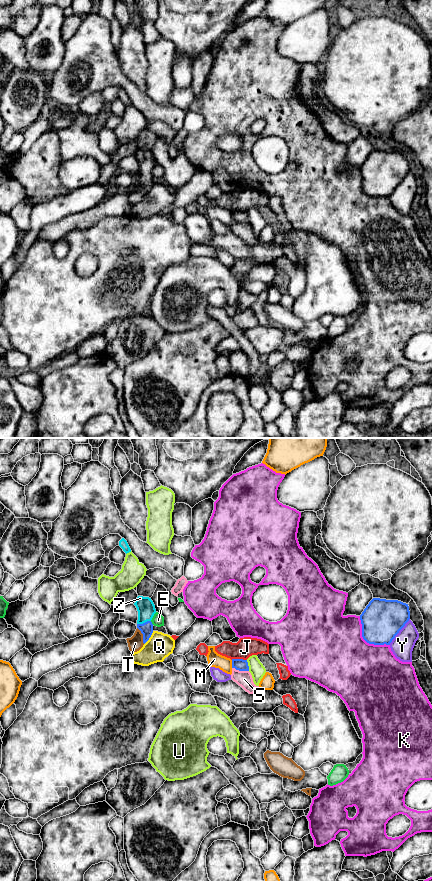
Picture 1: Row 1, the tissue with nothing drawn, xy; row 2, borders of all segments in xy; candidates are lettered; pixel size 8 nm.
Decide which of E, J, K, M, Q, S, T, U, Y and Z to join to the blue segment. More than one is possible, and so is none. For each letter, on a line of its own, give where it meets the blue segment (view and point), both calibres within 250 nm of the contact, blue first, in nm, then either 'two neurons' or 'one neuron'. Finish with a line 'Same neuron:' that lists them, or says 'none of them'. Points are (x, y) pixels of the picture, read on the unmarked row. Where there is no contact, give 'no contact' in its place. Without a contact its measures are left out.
E: meets blue in xy at (151, 175); 100 nm thick on the blue side, 100 nm on the other; two neurons
J: meets blue in xy at (239, 211); 100 nm thick on the blue side, 160 nm on the other; two neurons
K: meets blue in xy at (365, 192); 320 nm thick on the blue side, 500 nm on the other; two neurons
M: meets blue in xy at (232, 216); 100 nm thick on the blue side, 120 nm on the other; two neurons
Q: meets blue in xy at (149, 189); 100 nm thick on the blue side, 200 nm on the other; two neurons
S: meets blue in xy at (240, 222); 100 nm thick on the blue side, 130 nm on the other; two neurons
T: meets blue in xy at (143, 187); 100 nm thick on the blue side, 120 nm on the other; two neurons
U: meets blue in xy at (247, 217); 100 nm thick on the blue side, 120 nm on the other; two neurons
Y: meets blue in xy at (399, 182); 320 nm thick on the blue side, 180 nm on the other; two neurons
Z: meets blue in xy at (143, 175); 100 nm thick on the blue side, 140 nm on the other; one neuron
Same neuron: Z

